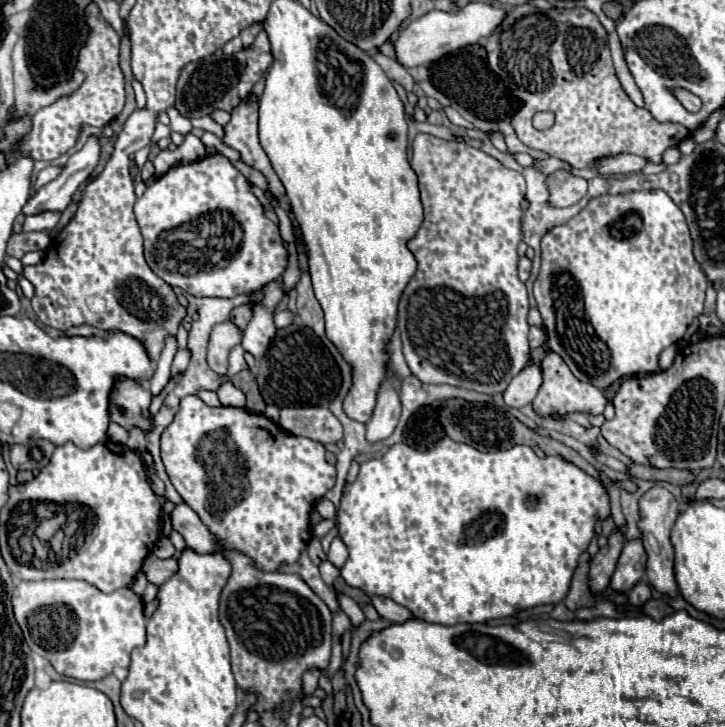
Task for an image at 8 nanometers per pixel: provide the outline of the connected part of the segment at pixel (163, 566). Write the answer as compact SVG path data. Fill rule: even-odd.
M149 555L145 565L143 565L143 573L147 575L147 581L155 583L155 585L163 585L169 577L173 577L179 569L179 561L175 557L171 559L157 559L155 555Z

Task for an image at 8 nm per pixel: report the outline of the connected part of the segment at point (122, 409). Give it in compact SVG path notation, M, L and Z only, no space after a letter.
M121 381L111 401L111 421L119 423L127 431L139 427L143 433L153 431L153 419L149 413L151 393L145 385L133 385L133 381Z

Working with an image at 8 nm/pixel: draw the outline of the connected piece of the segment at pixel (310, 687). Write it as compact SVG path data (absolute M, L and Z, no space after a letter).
M307 669L307 671L303 673L303 689L305 689L307 695L315 691L317 681L319 681L319 675L321 675L319 669Z

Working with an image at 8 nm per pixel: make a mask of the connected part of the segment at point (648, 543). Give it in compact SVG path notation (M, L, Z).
M655 483L647 493L639 497L639 511L641 511L639 531L641 531L641 541L647 553L647 581L659 593L675 597L677 581L675 581L675 571L673 571L673 545L669 541L669 531L673 527L673 521L679 515L679 503L669 489L665 489L661 483Z

